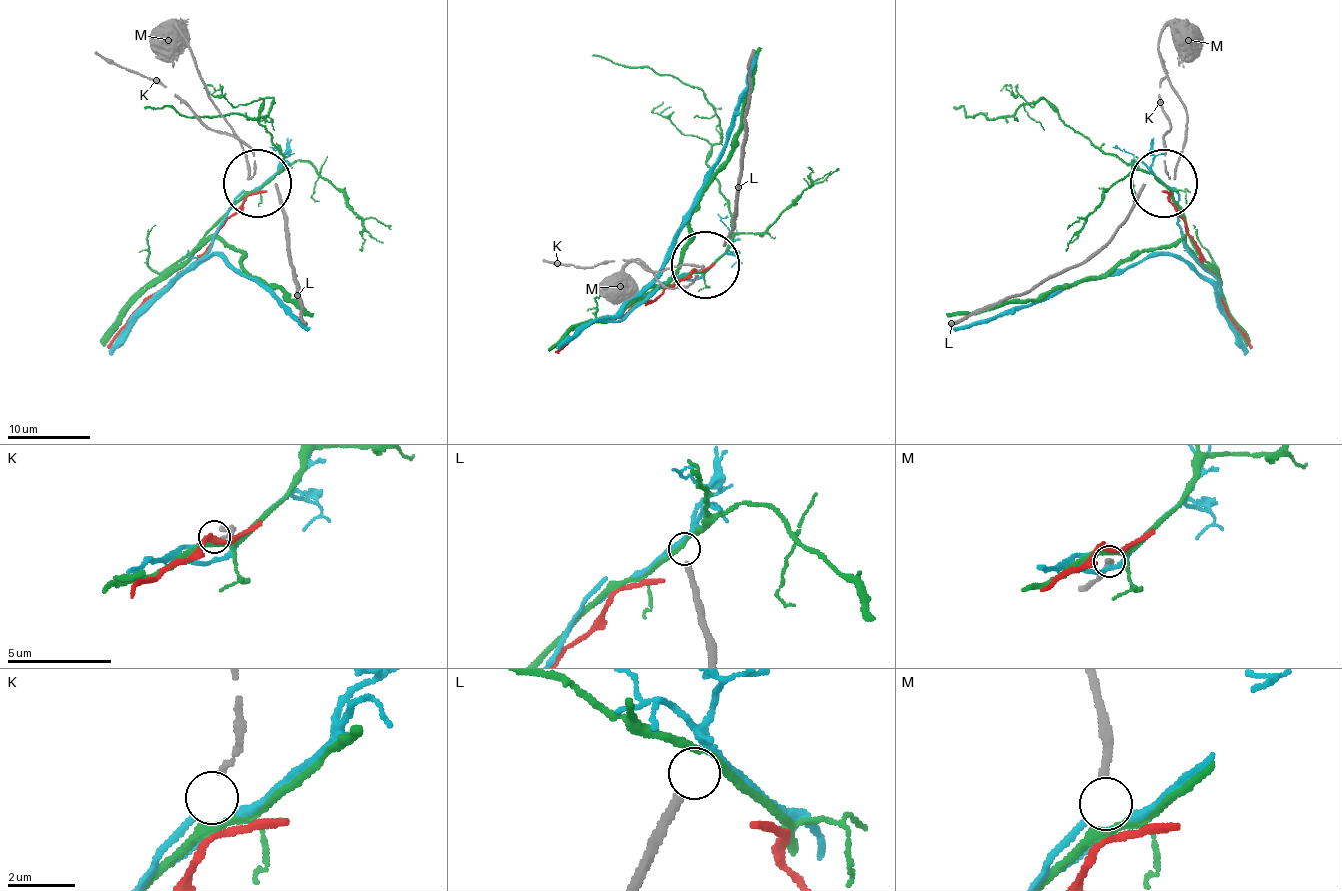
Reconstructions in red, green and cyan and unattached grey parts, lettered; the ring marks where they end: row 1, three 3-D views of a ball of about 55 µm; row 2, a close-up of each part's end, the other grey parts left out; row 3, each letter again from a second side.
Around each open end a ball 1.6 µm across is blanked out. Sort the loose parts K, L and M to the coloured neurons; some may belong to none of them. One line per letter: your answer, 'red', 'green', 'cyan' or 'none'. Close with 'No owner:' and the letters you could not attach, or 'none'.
K: green
L: none
M: cyan
No owner: L

